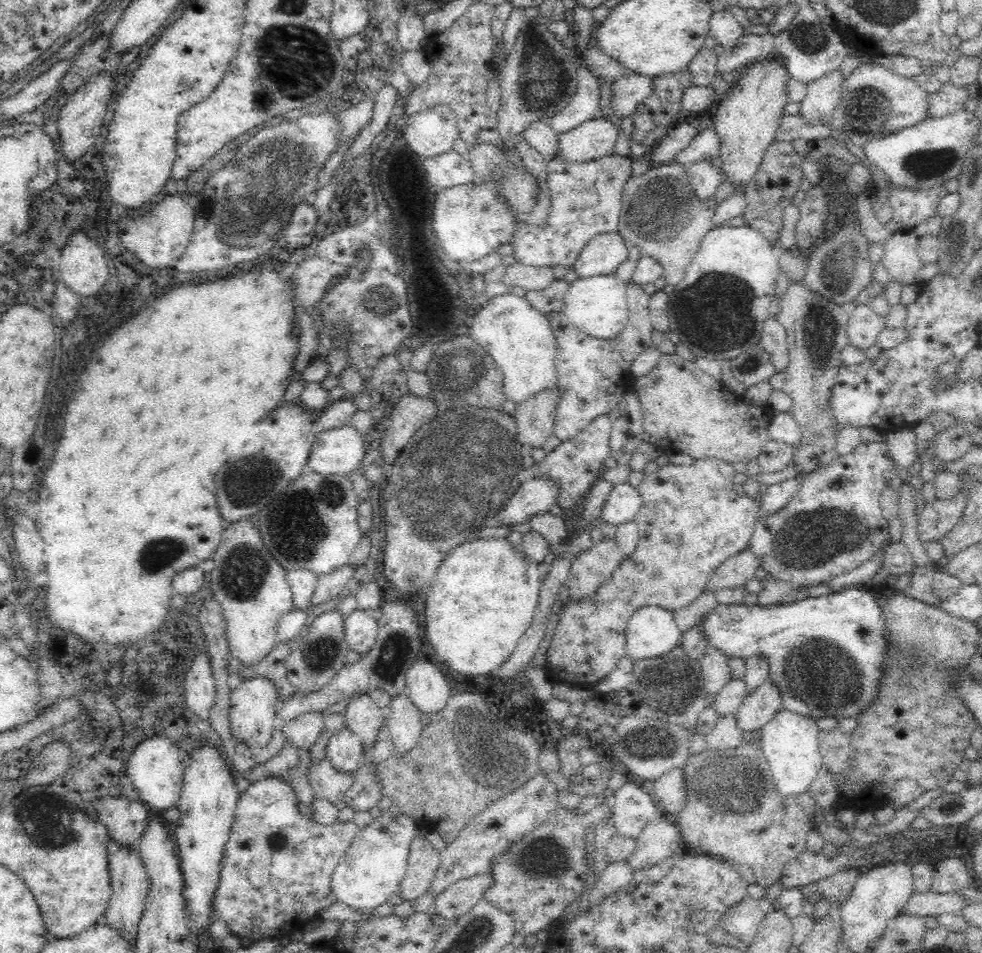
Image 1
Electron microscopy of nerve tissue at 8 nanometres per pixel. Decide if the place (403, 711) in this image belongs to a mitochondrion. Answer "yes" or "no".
no

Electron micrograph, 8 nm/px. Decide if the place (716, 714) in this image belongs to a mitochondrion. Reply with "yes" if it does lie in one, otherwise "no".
no

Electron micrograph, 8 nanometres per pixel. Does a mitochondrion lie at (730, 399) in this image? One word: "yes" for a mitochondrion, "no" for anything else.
no

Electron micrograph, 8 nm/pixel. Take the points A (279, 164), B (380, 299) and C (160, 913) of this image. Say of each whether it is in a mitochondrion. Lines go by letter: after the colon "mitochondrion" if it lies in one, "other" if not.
A: mitochondrion
B: mitochondrion
C: other

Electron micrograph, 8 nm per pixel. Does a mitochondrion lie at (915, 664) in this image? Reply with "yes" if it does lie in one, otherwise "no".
yes

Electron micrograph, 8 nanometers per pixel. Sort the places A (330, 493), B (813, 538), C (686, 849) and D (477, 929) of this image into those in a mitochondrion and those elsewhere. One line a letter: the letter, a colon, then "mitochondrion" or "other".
A: mitochondrion
B: mitochondrion
C: other
D: mitochondrion

